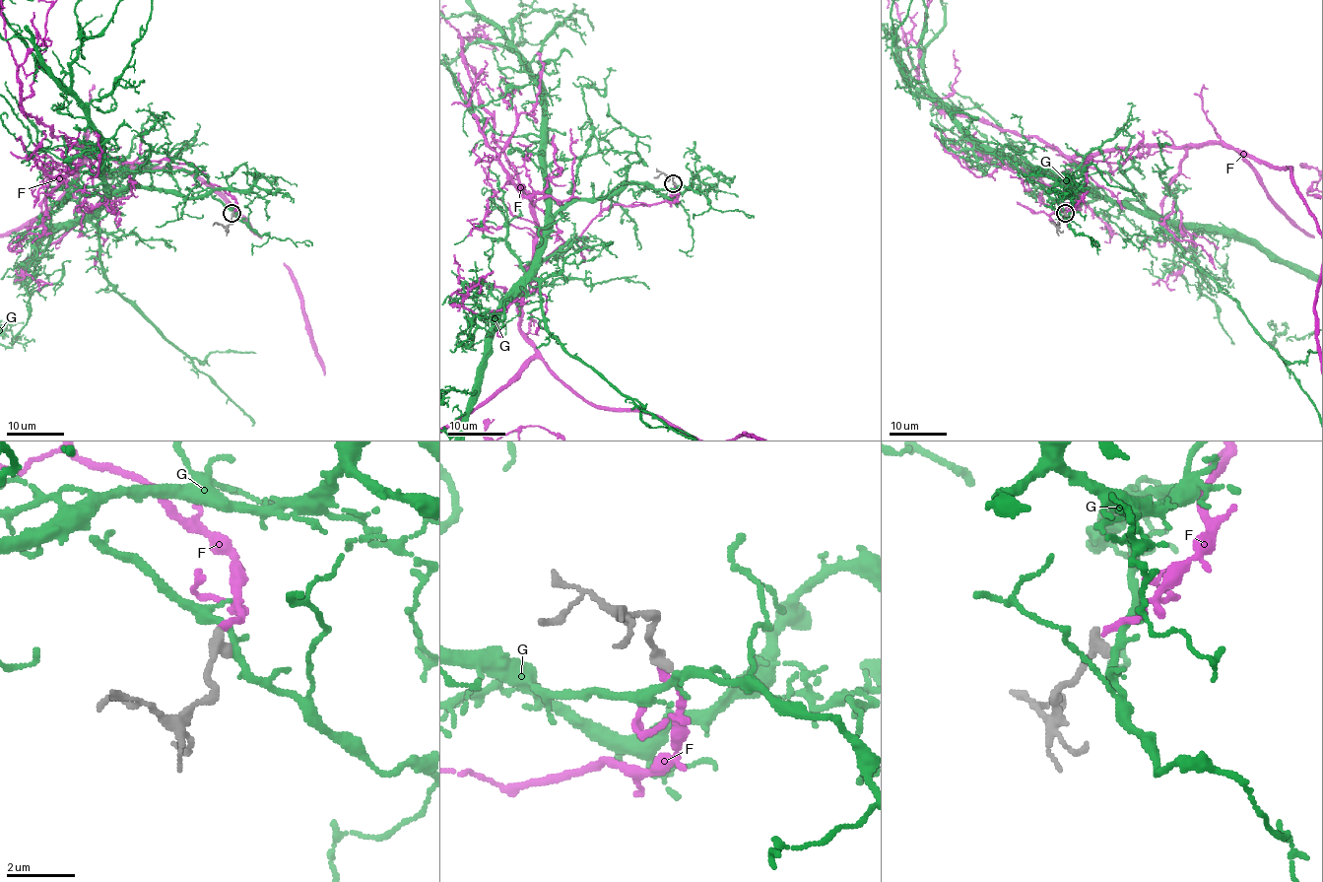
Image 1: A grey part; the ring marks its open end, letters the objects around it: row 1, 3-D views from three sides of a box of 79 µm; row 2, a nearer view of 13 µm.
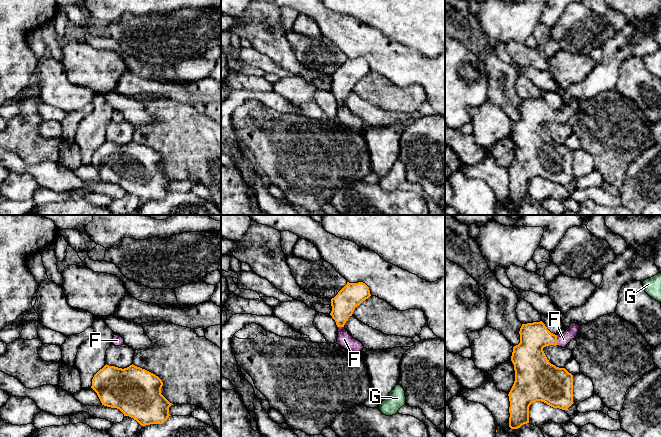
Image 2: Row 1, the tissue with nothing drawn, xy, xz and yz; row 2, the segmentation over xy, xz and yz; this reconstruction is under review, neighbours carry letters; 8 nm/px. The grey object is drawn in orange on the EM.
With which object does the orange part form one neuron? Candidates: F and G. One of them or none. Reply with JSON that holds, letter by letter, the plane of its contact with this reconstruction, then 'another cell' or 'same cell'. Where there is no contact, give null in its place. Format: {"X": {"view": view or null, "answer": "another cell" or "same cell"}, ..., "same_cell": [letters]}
{"F": {"view": "yz", "answer": "same cell"}, "G": {"view": null, "answer": "another cell"}, "same_cell": ["F"]}

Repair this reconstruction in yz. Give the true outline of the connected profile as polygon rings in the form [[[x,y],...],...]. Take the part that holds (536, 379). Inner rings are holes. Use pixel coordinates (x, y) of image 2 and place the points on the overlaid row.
[[[542,321],[522,324],[520,343],[513,347],[511,356],[515,370],[515,381],[508,394],[511,429],[529,423],[529,407],[536,401],[562,410],[574,403],[573,375],[551,364],[543,348],[549,345],[567,347],[580,327],[572,323],[564,333],[555,335]]]

